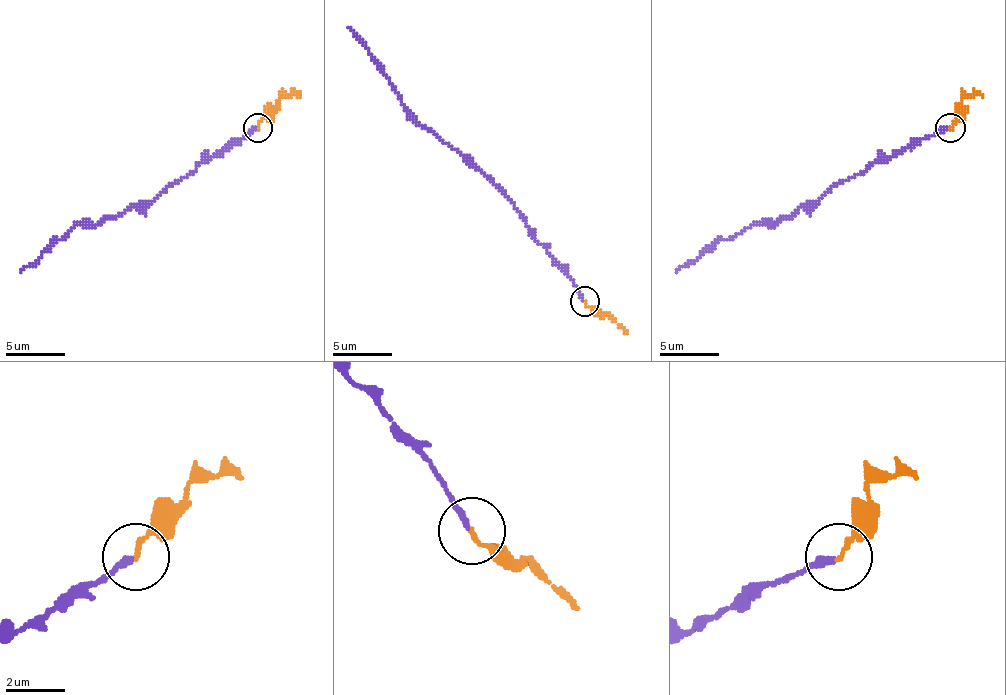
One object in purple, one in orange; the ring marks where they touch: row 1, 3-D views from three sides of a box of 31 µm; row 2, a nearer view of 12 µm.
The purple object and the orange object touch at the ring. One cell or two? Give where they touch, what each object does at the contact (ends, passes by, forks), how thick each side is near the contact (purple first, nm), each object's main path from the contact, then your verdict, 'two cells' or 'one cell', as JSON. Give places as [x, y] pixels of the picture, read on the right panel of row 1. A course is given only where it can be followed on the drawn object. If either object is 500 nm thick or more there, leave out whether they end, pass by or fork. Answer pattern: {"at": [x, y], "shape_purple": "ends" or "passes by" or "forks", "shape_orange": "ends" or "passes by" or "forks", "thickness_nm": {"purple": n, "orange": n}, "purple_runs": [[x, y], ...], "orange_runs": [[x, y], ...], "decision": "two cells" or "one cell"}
{"at": [950, 128], "shape_purple": "ends", "shape_orange": "ends", "thickness_nm": {"purple": 220, "orange": 150}, "purple_runs": [[949, 127], [881, 156], [774, 225], [757, 225], [730, 240], [715, 240], [676, 272]], "orange_runs": [[949, 127], [964, 97], [982, 97]], "decision": "one cell"}

